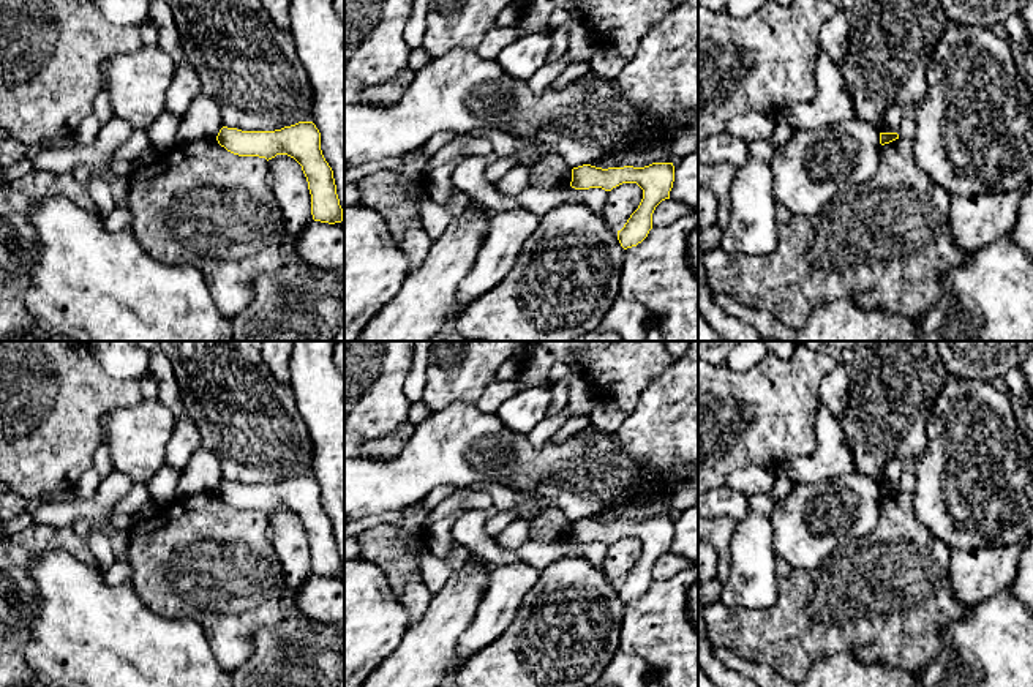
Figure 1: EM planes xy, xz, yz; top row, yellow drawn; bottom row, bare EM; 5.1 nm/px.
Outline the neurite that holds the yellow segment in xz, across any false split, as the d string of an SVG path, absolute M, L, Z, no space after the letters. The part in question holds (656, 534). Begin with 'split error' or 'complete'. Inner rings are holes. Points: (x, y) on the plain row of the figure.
complete; M652 516L644 521L595 521L583 518L572 523L570 540L575 543L602 542L611 545L622 537L637 537L643 543L643 553L638 562L630 569L618 594L624 603L641 597L652 583L652 567L655 561L670 553L674 535L673 516Z

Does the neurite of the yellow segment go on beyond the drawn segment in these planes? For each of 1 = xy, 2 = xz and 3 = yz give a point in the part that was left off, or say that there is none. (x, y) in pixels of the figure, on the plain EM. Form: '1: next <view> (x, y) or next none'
1: next none
2: next none
3: next none

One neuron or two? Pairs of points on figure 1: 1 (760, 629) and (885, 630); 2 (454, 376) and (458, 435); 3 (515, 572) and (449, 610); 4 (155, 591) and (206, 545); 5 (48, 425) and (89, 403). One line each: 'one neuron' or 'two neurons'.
1: one neuron
2: two neurons
3: two neurons
4: one neuron
5: one neuron

